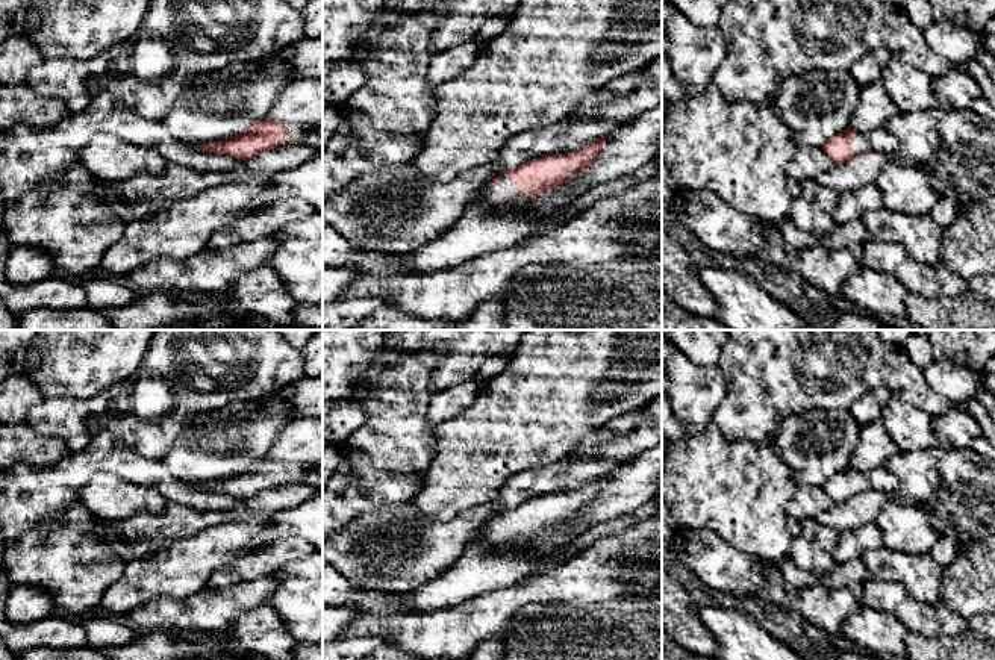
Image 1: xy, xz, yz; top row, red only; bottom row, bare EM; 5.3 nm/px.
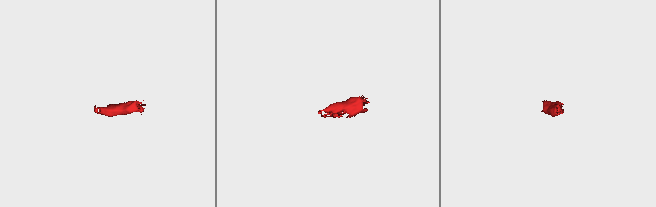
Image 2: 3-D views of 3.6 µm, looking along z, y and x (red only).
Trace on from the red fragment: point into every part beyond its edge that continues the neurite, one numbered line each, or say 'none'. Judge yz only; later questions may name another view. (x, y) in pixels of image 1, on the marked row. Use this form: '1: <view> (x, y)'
1: yz (880, 140)

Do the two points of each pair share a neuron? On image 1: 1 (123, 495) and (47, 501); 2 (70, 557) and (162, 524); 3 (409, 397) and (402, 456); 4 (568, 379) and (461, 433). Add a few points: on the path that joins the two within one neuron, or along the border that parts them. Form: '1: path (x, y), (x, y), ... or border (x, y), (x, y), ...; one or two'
1: border (105, 474), (97, 474), (77, 498); two
2: border (93, 532), (103, 541); two
3: path (402, 412), (402, 441); one
4: path (541, 406), (503, 433), (488, 433); one

